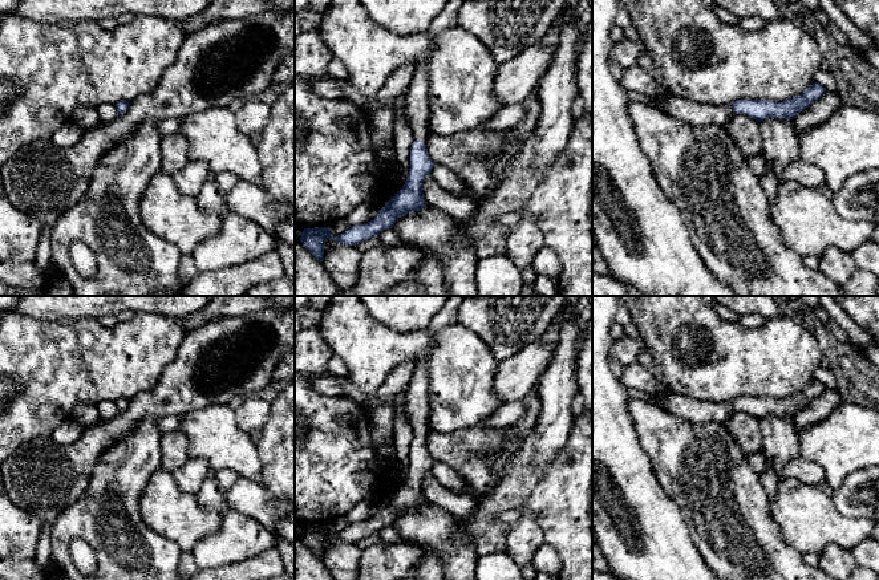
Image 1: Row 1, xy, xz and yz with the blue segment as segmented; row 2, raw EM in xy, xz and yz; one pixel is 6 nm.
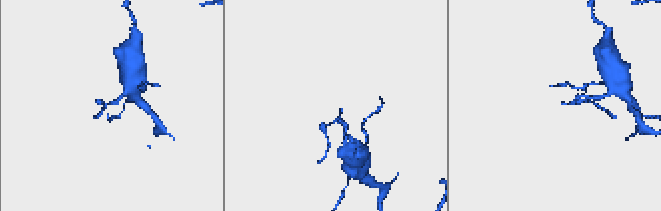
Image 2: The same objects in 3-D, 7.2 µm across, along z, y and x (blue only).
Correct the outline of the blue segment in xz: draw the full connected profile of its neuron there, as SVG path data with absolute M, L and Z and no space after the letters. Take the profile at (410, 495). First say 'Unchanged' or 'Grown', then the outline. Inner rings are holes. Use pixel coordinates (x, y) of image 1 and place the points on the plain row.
Grown. M421 361L416 365L416 369L410 377L410 381L405 390L404 413L406 422L412 426L414 433L414 439L410 445L410 466L408 476L402 486L394 491L394 494L386 499L385 504L378 508L376 515L368 520L352 523L348 528L333 534L328 524L304 526L301 530L300 539L303 543L319 557L324 553L324 539L327 536L335 538L336 540L356 543L366 536L377 534L386 526L393 526L396 518L406 511L422 507L426 504L422 478L430 472L434 459L430 457L426 447L425 439L429 434L429 384L428 384L428 365Z

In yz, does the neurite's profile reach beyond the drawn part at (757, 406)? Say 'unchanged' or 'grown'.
grown

